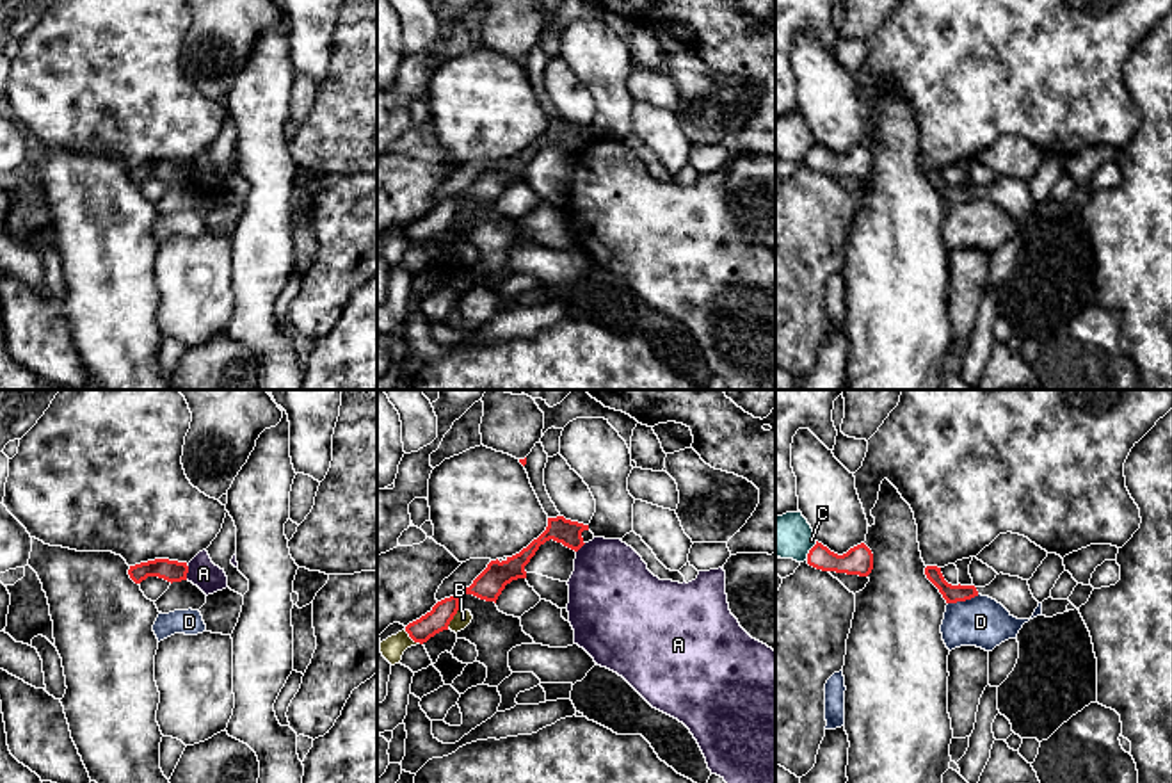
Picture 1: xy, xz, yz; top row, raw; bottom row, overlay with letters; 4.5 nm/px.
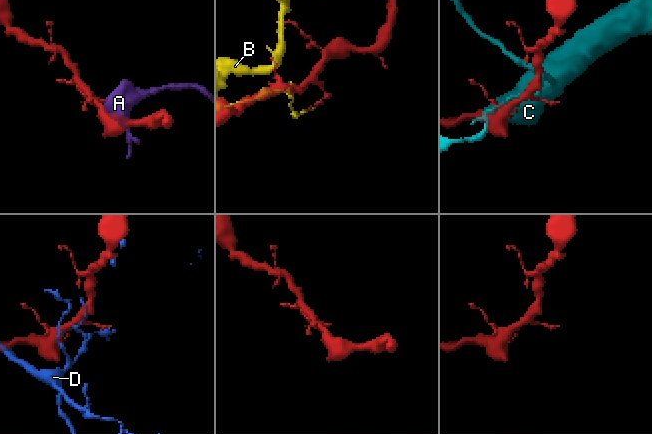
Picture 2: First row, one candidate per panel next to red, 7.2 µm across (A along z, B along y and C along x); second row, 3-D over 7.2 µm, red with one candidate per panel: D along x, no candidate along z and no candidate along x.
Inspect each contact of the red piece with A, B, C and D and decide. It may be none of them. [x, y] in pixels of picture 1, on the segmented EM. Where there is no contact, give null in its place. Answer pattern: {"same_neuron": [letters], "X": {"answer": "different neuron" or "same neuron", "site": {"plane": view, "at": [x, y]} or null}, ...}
{"same_neuron": [], "A": {"answer": "different neuron", "site": {"plane": "xy", "at": [187, 572]}}, "B": {"answer": "different neuron", "site": {"plane": "xz", "at": [452, 618]}}, "C": {"answer": "different neuron", "site": {"plane": "yz", "at": [810, 550]}}, "D": {"answer": "different neuron", "site": {"plane": "yz", "at": [963, 600]}}}

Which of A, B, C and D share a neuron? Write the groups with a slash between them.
A / B / C / D

